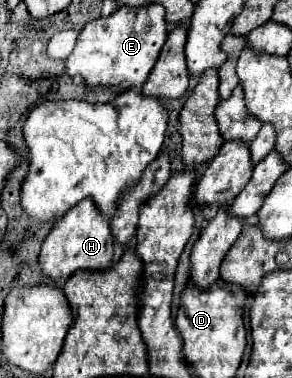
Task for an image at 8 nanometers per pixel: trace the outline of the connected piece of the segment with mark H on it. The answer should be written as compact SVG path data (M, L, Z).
M79 201L65 219L53 225L51 233L45 237L39 253L41 273L55 281L57 285L65 283L75 271L85 269L107 269L113 259L113 235L109 229L109 221L105 221L93 201Z

